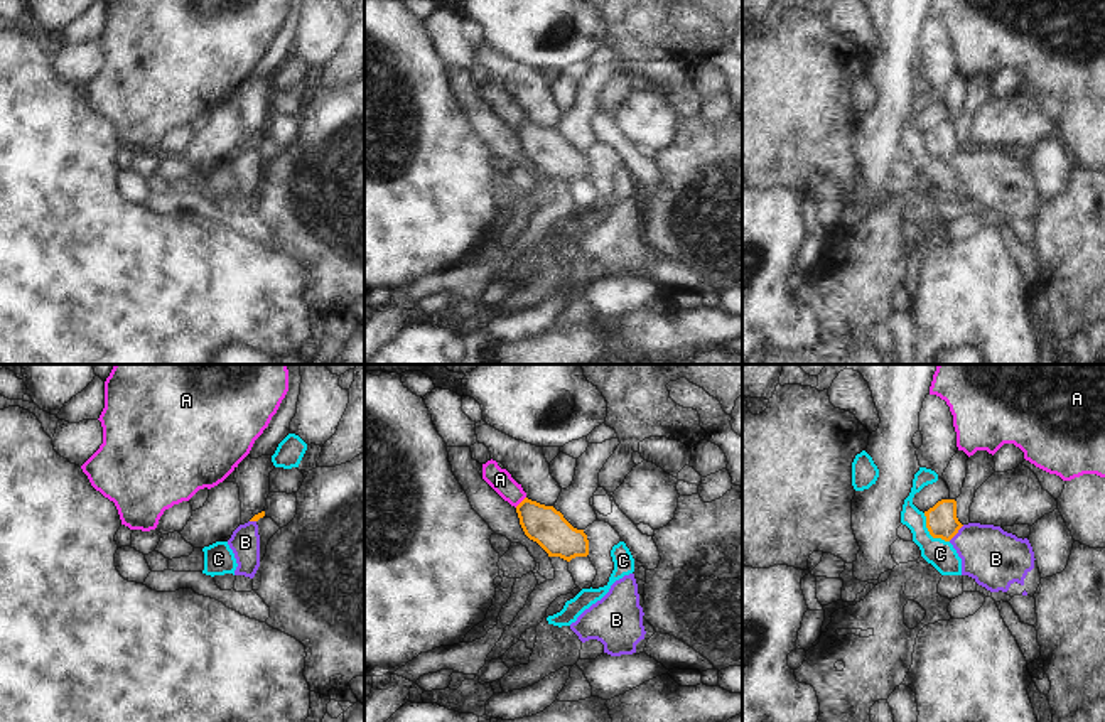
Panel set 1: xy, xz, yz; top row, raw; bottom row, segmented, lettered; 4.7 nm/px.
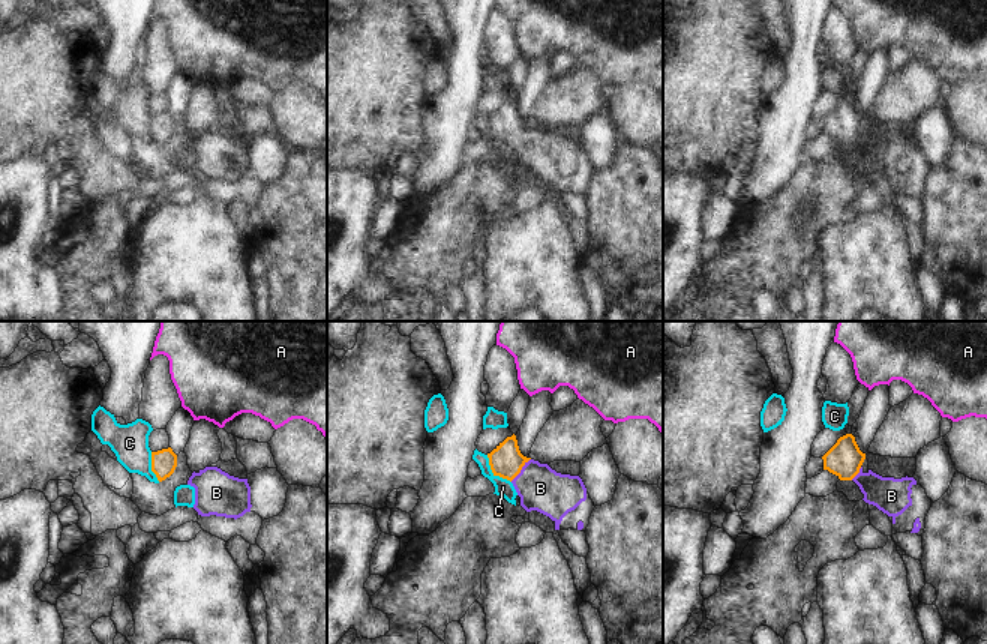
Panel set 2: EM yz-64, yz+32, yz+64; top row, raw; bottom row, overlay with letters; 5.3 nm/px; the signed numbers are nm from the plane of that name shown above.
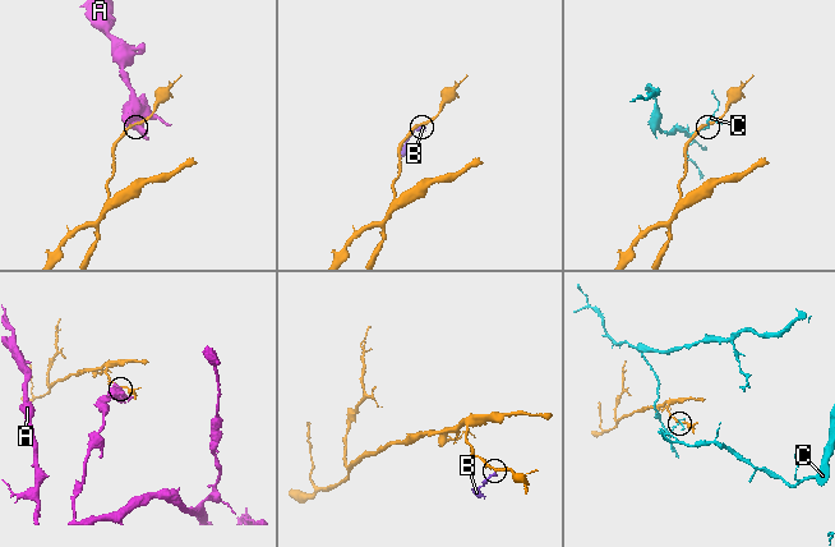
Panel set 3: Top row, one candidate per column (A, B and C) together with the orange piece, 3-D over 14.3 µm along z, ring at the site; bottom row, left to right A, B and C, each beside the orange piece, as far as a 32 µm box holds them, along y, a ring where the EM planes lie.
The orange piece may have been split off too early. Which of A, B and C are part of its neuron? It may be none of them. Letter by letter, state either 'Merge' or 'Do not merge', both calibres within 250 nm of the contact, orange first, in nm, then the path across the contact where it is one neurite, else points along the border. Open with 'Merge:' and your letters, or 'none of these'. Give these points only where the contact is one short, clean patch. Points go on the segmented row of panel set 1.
Merge: B
A: Do not merge. Thickness 180 nm (orange) against 110 nm. Boundary: xz (525, 496), (515, 506)
B: Merge. Thickness 150 nm (orange) against 280 nm. Path across: yz (942, 522), (955, 533), (974, 542), (996, 559)
C: Do not merge. Thickness 150 nm (orange) against 140 nm. Boundary: yz (923, 513), (927, 530), (933, 537), (948, 542).

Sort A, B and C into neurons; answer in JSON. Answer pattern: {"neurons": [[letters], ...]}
{"neurons": [["A"], ["B"], ["C"]]}

